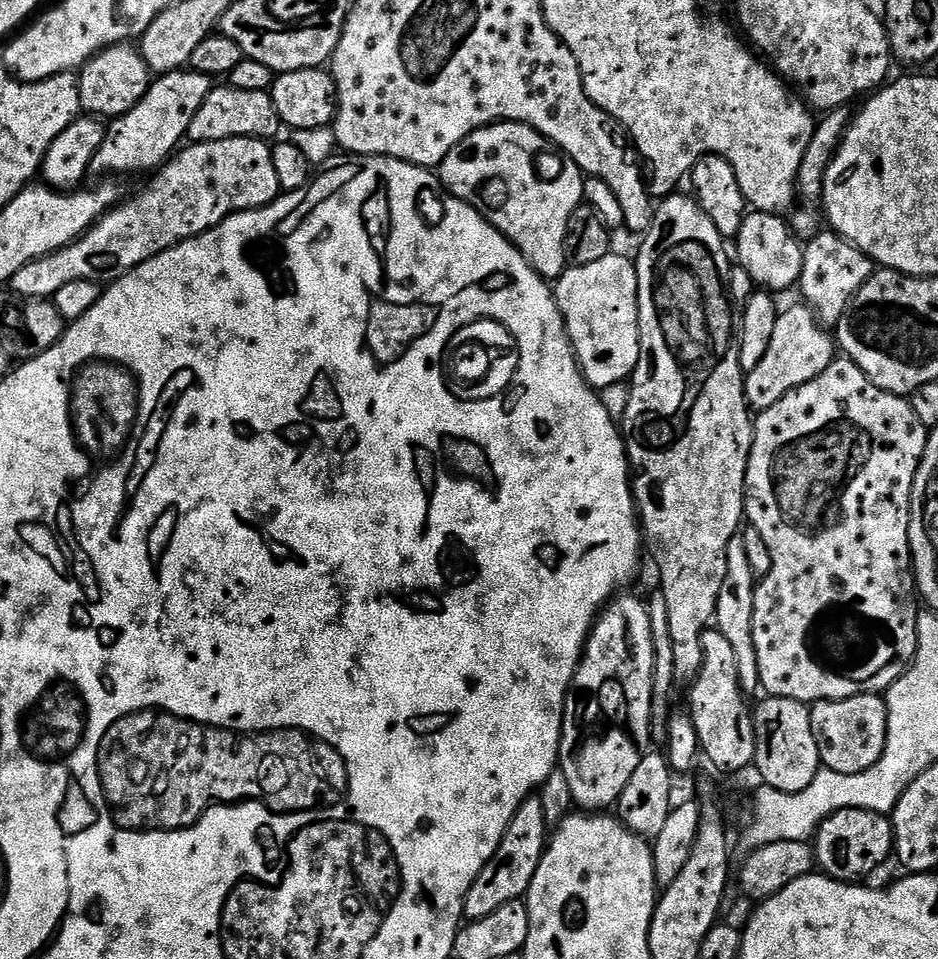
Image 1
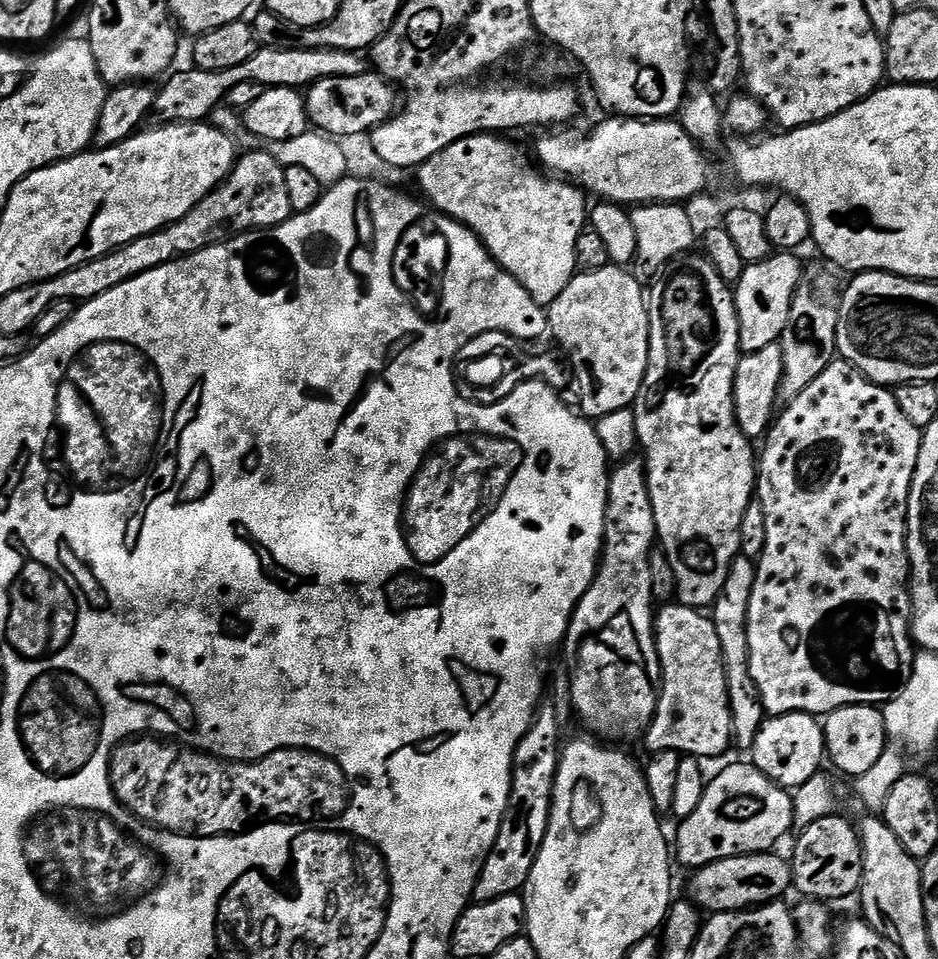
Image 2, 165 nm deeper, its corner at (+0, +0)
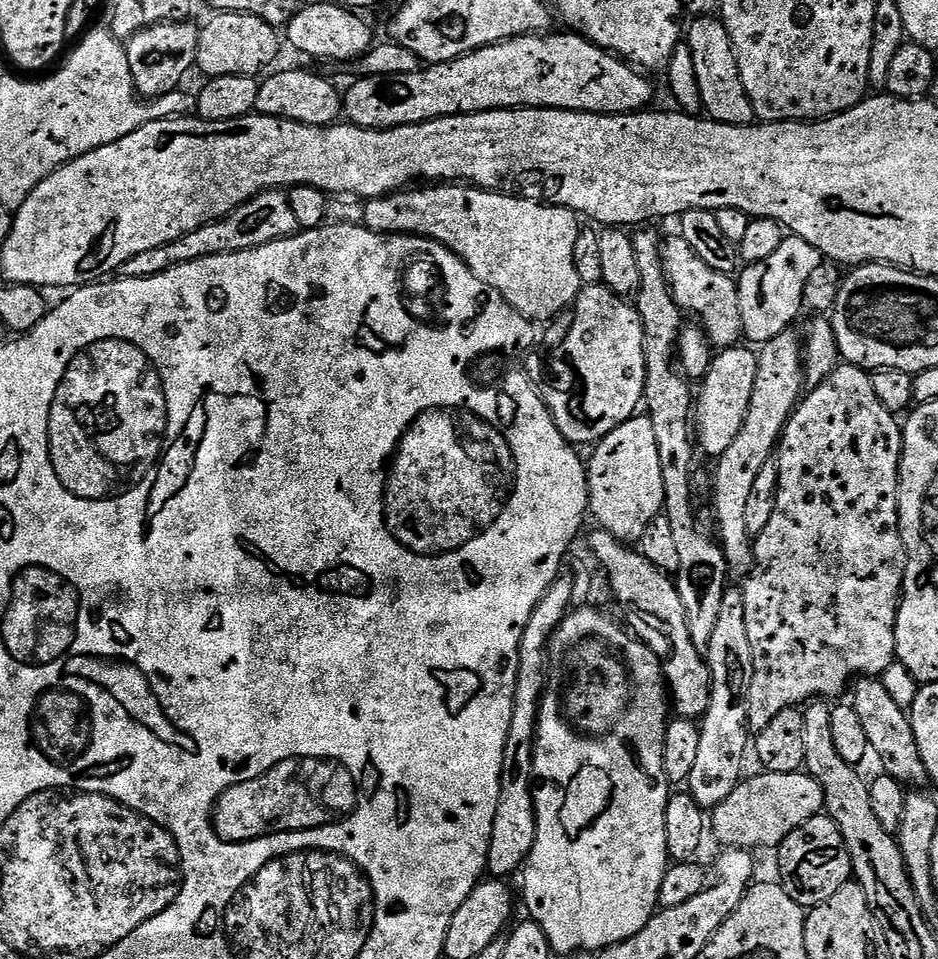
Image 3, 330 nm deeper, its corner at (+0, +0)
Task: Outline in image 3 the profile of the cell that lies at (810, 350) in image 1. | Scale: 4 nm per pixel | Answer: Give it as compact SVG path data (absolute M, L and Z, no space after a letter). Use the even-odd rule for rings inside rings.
M744 347L721 348L713 355L712 364L699 385L698 395L694 400L694 436L698 441L699 451L703 455L705 452L712 456L711 458L718 458L726 454L726 450L730 450L734 438L738 438L738 433L742 431L742 422L746 422L746 410L750 410L750 397L754 394L754 382L758 379L758 355L751 347Z

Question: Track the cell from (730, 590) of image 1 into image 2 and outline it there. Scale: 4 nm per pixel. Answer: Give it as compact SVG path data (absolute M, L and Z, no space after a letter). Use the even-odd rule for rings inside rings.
M743 554L737 556L728 568L726 582L710 609L712 621L718 630L718 642L722 642L722 658L728 683L728 701L732 711L732 738L735 747L744 748L744 750L751 749L754 738L758 738L758 730L764 725L766 719L756 683L750 674L748 611L750 610L750 594L754 594L755 577L756 561Z

